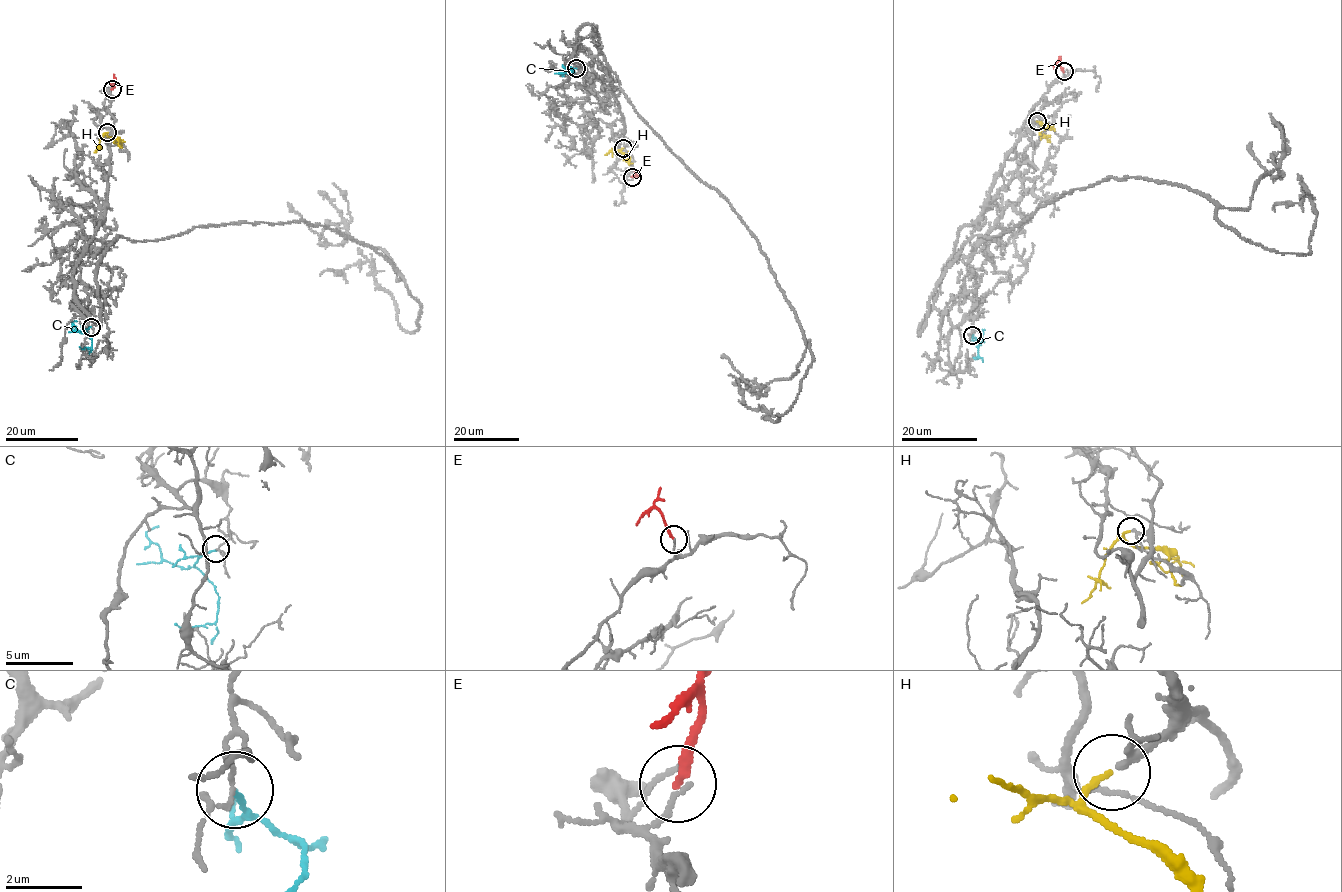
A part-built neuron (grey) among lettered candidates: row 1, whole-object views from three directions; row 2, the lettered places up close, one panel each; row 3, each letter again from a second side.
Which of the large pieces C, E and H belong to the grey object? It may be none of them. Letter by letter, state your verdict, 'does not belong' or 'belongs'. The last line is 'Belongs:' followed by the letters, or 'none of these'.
C: does not belong
E: does not belong
H: belongs
Belongs: H

